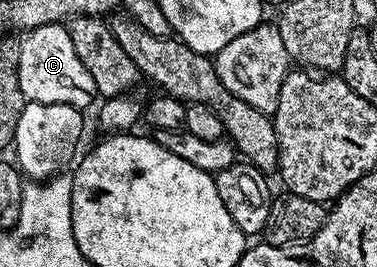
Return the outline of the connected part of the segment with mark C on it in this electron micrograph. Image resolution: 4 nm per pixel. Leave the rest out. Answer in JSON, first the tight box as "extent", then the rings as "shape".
{"extent":[19,23,98,109],"shape":[[[52,23],[28,32],[20,40],[19,49],[19,89],[23,89],[25,98],[31,102],[51,102],[71,105],[80,109],[87,108],[93,98],[98,98],[95,81],[86,66],[79,61],[75,48],[65,25]]]}

